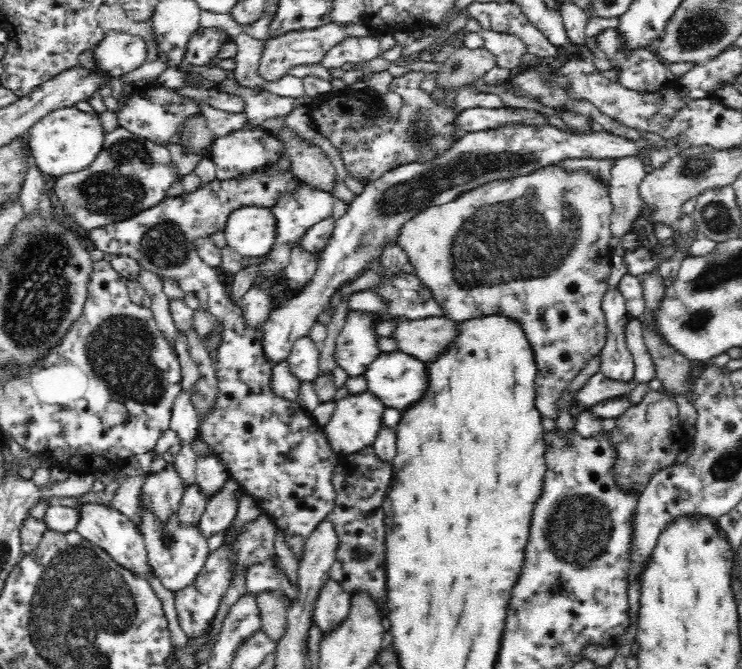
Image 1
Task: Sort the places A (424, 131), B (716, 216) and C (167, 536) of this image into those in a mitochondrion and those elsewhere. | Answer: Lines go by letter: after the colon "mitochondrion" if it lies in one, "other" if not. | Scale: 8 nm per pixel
A: mitochondrion
B: mitochondrion
C: mitochondrion

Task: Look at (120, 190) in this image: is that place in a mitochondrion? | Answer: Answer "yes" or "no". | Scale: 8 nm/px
yes

